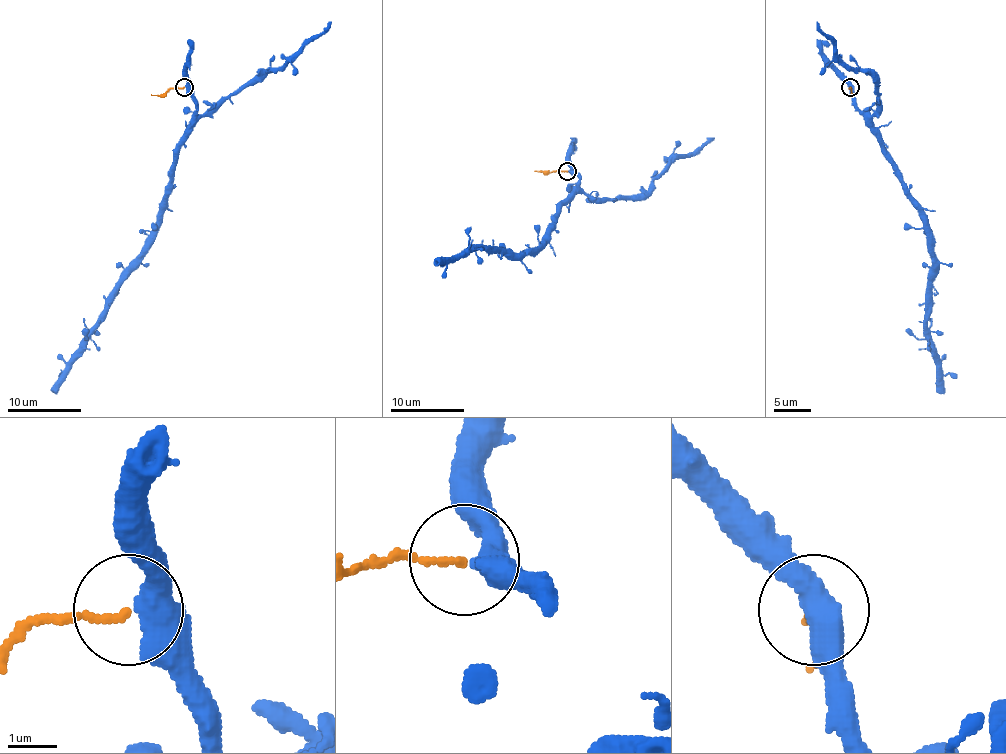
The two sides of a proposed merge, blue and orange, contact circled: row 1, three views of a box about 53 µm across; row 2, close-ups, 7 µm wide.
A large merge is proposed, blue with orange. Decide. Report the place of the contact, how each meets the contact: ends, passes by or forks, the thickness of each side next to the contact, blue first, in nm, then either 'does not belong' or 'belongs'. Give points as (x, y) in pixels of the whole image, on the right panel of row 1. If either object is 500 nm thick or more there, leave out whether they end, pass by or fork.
place (850, 87); blue passes by; orange ends; calibres 480 and 160 nm; does not belong

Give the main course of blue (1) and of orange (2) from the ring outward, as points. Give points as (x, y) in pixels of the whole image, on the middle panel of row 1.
1: (568, 171), (579, 177), (579, 184), (560, 202), (536, 248), (522, 254), (472, 248), (439, 265)
2: (568, 171), (535, 171)

